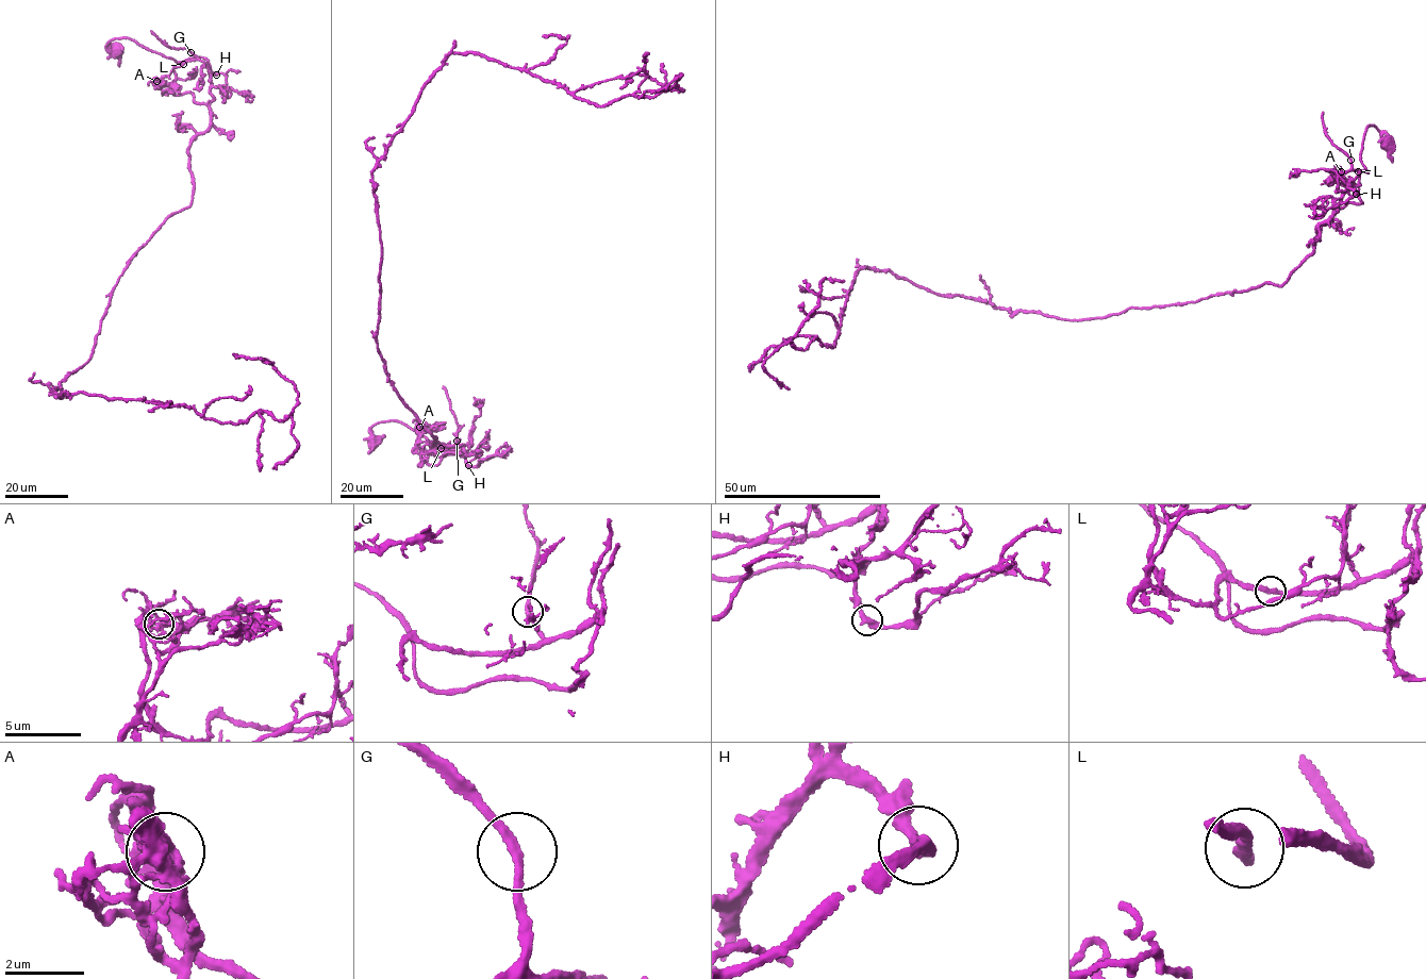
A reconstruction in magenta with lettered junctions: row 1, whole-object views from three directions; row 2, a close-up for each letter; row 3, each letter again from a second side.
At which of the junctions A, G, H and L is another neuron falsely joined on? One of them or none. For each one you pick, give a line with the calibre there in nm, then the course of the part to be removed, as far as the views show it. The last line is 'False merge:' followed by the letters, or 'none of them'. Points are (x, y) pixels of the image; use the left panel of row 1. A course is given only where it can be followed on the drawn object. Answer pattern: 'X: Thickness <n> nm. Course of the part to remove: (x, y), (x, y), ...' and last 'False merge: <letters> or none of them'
A: Thickness 300 nm. Course of the part to remove: (156, 81), (158, 87), (168, 84), (176, 78), (173, 68), (197, 56), (168, 46), (150, 31)
False merge: A

